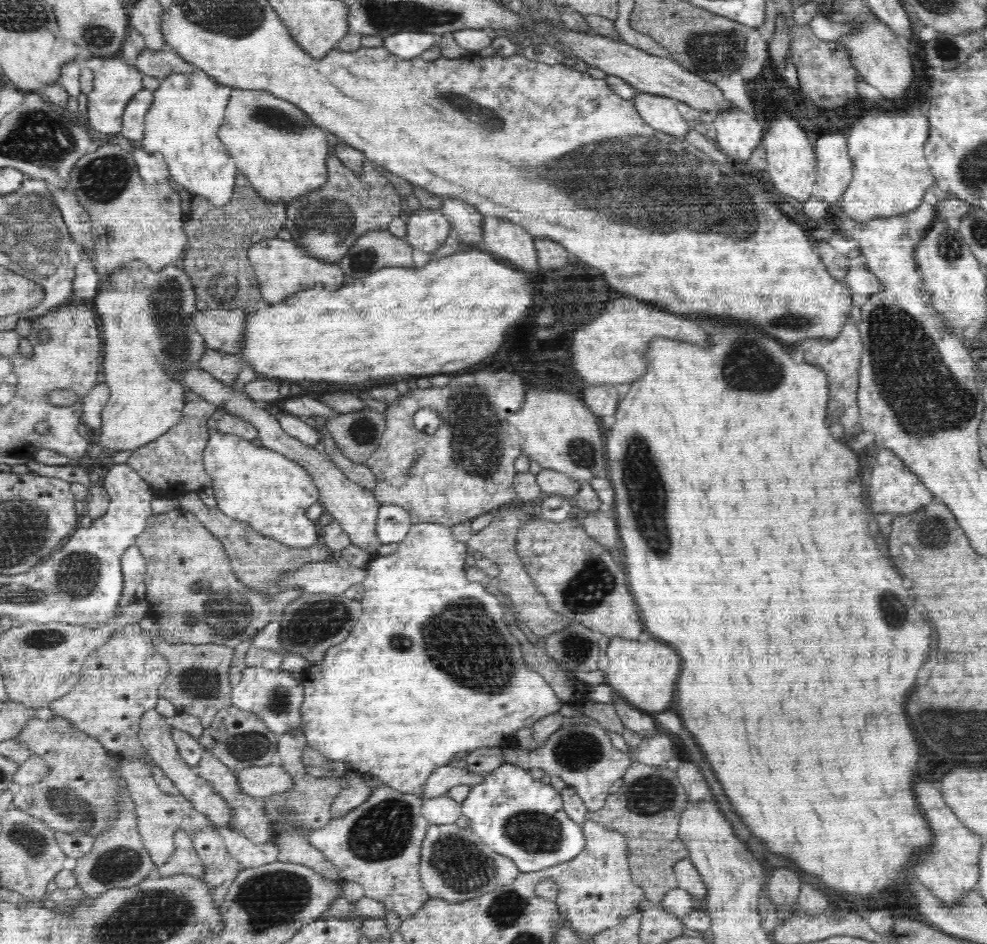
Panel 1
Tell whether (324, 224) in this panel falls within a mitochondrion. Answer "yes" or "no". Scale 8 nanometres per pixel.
yes

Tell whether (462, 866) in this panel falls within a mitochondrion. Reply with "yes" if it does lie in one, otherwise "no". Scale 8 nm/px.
yes

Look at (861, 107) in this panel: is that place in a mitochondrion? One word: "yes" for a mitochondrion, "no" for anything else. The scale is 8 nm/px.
no

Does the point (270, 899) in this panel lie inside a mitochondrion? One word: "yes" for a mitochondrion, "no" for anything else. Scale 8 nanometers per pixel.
yes

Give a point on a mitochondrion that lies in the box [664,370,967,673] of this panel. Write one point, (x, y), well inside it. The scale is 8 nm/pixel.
(935, 530)

